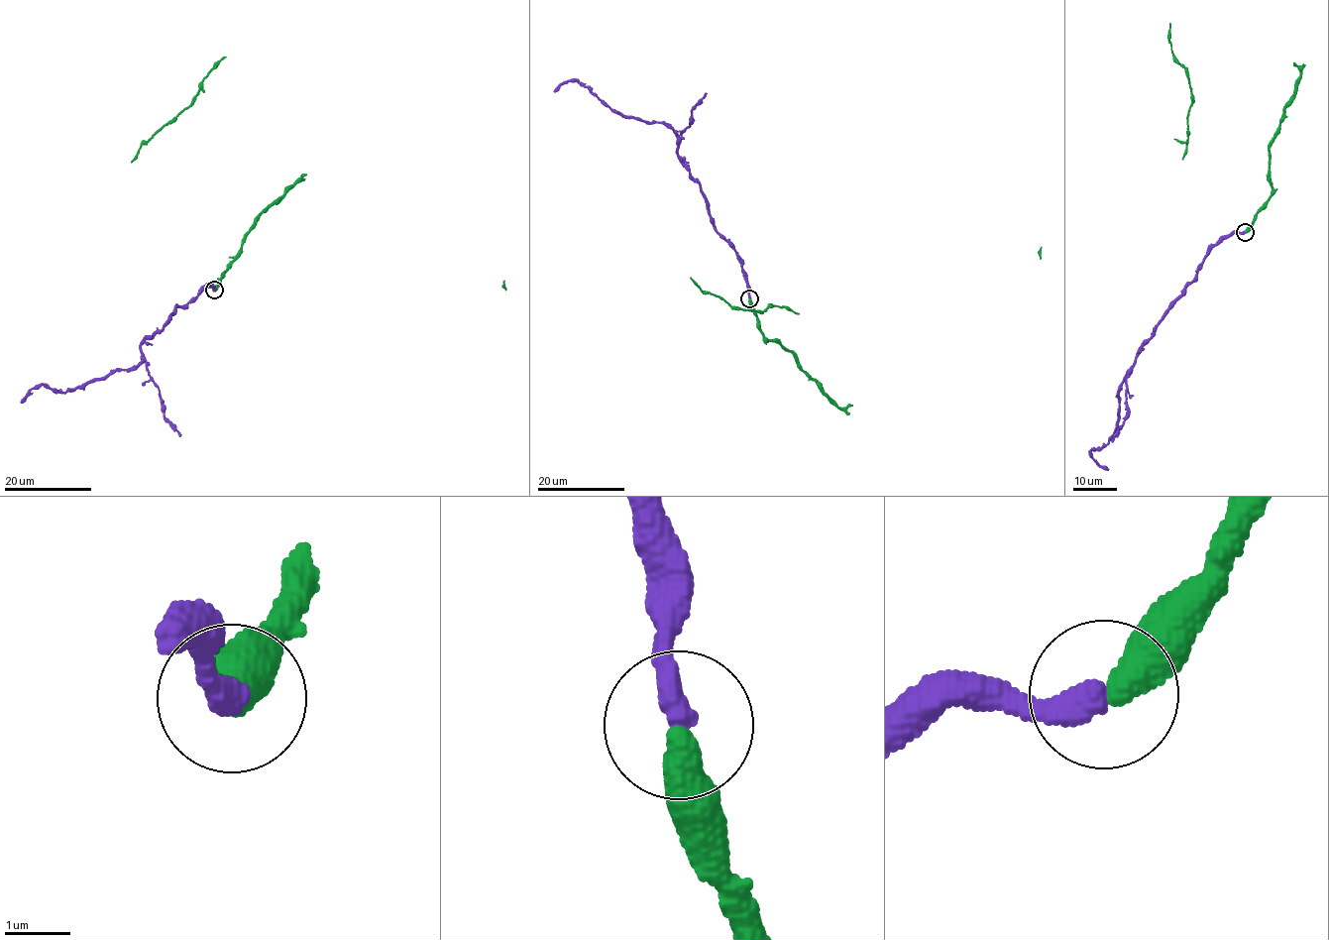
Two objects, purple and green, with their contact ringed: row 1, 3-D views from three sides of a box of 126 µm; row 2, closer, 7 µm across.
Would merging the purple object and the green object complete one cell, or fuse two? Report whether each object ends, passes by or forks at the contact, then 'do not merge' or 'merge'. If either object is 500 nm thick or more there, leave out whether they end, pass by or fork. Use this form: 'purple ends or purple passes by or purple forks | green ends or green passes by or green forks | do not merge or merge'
merge

